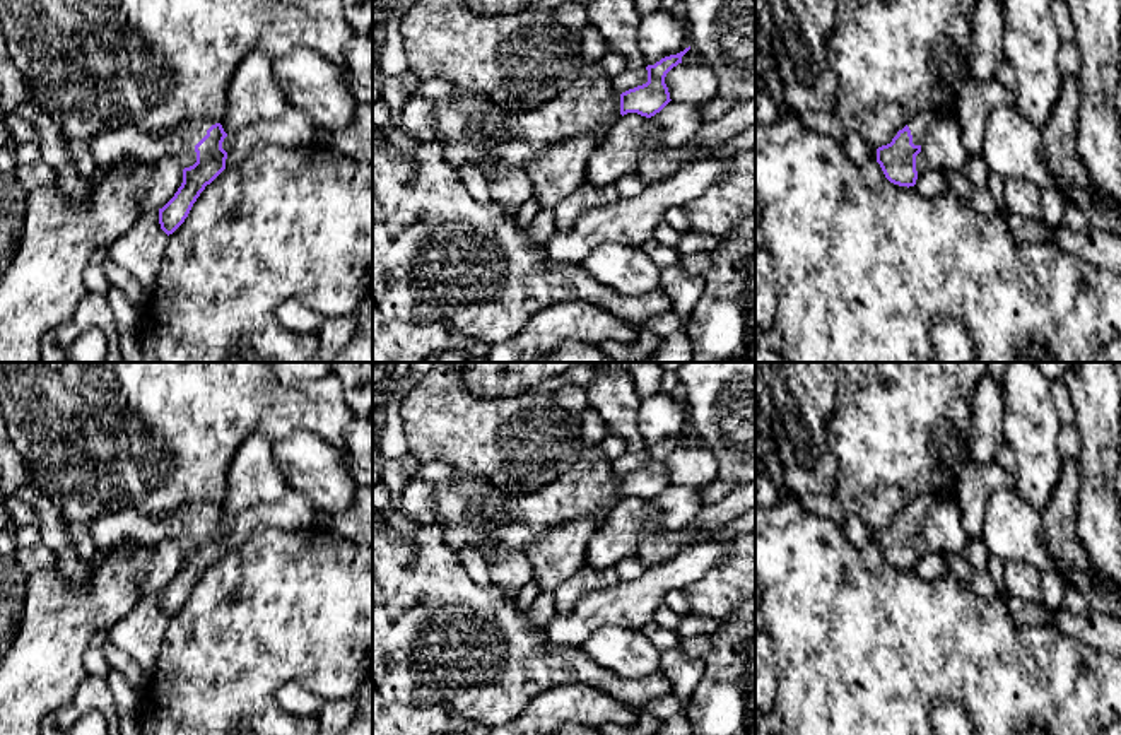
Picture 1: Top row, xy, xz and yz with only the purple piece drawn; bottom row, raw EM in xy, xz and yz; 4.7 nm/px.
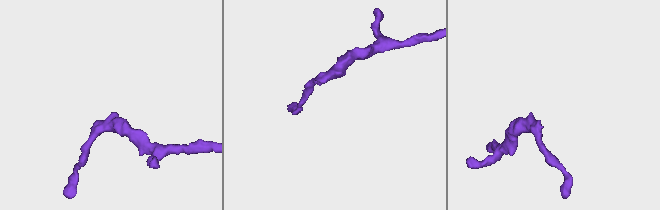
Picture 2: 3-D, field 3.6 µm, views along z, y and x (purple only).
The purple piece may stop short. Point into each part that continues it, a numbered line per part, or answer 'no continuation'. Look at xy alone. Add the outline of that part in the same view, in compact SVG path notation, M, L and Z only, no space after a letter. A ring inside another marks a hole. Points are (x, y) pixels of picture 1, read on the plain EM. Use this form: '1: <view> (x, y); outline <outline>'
1: xy (106, 530); outline M208 503L193 504L167 518L149 518L133 509L121 509L92 518L87 523L87 538L94 542L97 550L125 540L157 545L166 538L176 540L183 545L183 550L190 550L197 545L195 528L212 508L215 506Z

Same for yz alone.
1: yz (920, 510); outline M954 487L940 491L940 492L926 492L907 506L914 528L923 528L924 526L924 523L926 523L931 509L933 509L933 504L940 497L957 497L957 494L954 491Z

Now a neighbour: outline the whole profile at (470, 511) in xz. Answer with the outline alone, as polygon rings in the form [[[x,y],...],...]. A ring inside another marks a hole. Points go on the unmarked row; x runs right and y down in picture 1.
[[[598,444],[586,448],[581,458],[555,482],[523,496],[496,491],[487,479],[467,473],[446,460],[420,463],[414,479],[434,485],[436,525],[444,530],[448,547],[460,552],[472,545],[484,557],[492,554],[496,544],[525,552],[533,540],[567,521],[591,518],[600,525],[622,499],[620,475]]]

